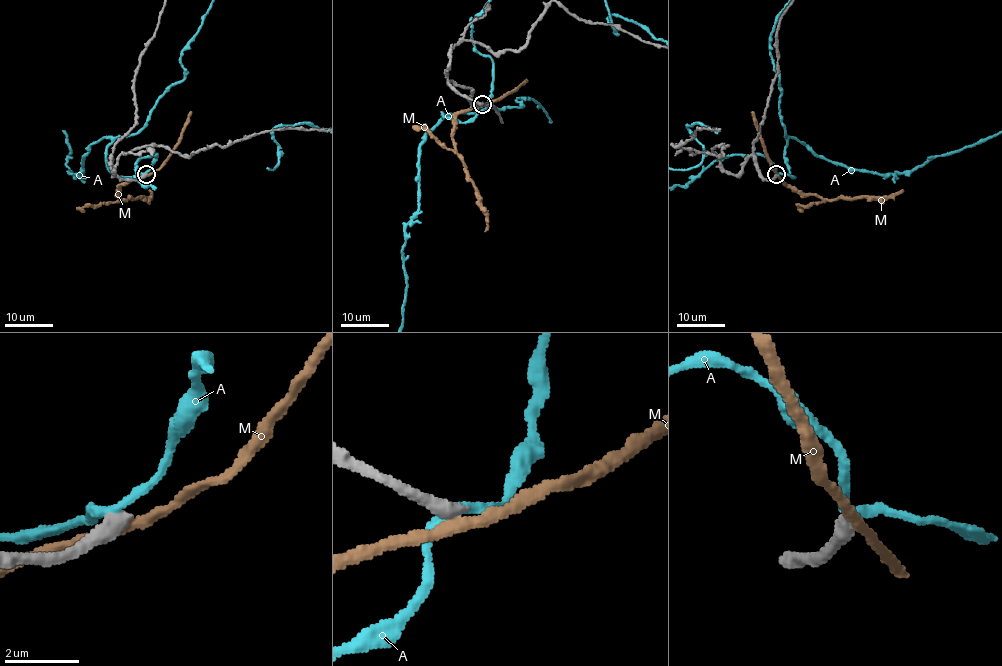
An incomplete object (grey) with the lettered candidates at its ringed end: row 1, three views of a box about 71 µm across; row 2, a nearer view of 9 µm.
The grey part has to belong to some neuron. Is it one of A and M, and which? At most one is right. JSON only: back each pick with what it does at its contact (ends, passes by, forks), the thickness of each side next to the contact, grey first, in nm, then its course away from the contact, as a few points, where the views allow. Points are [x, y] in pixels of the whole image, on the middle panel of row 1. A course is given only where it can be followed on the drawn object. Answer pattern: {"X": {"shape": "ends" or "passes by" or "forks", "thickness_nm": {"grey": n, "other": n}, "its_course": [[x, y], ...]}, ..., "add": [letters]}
{"add": []}

